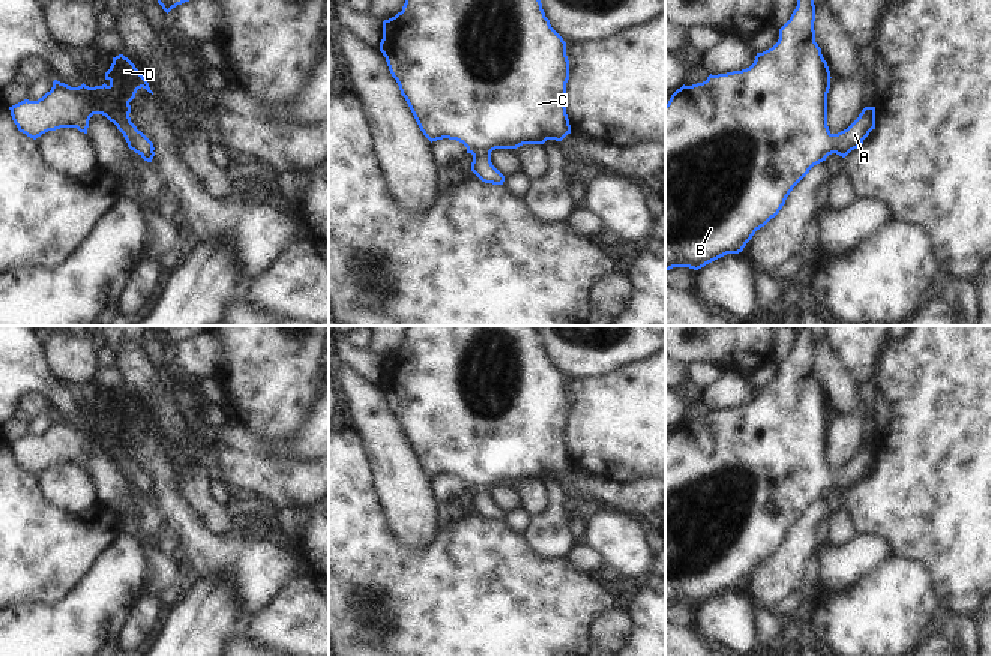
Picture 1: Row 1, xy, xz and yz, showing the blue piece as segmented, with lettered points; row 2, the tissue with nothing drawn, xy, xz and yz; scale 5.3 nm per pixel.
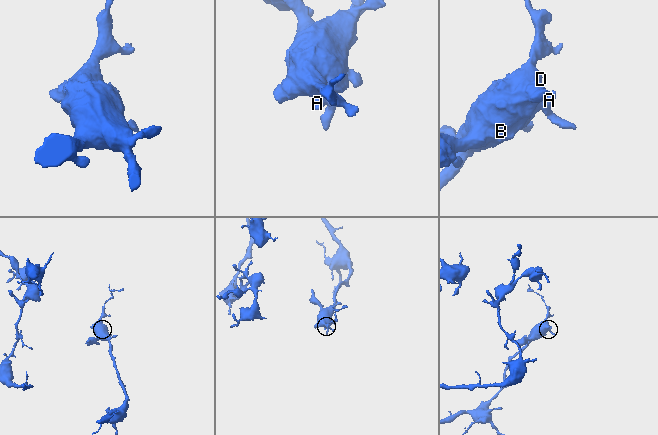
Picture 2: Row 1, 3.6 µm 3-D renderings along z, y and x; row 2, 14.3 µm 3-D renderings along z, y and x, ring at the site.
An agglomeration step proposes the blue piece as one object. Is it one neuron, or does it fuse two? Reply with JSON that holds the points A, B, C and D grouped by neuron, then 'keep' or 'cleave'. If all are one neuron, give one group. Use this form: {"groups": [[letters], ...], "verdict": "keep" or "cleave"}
{"groups": [["A", "B", "C", "D"]], "verdict": "keep"}

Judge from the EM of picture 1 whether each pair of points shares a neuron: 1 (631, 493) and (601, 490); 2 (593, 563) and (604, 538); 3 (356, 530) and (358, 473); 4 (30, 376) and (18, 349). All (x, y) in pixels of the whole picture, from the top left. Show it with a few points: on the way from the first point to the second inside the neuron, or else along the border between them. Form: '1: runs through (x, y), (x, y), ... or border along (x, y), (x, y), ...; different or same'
1: runs through (623, 493), (608, 493); same
2: border along (584, 544), (599, 557), (604, 566); different
3: runs through (356, 517), (356, 487); same
4: runs through (24, 370), (18, 364), (18, 355); same

